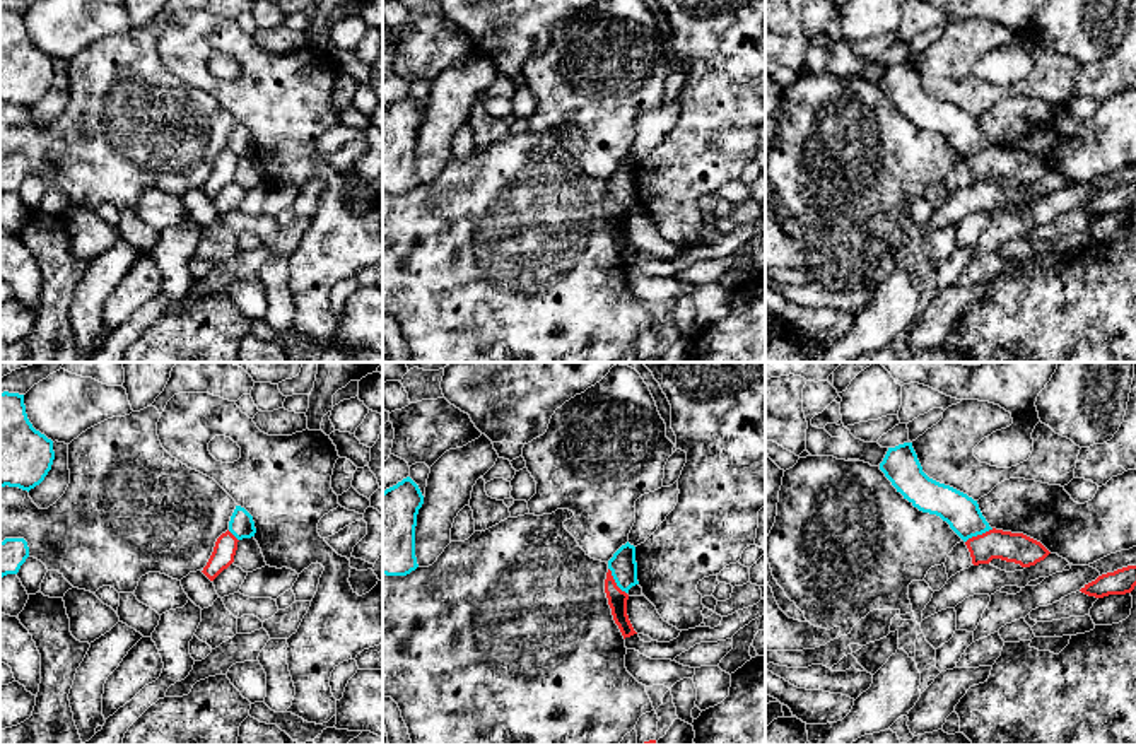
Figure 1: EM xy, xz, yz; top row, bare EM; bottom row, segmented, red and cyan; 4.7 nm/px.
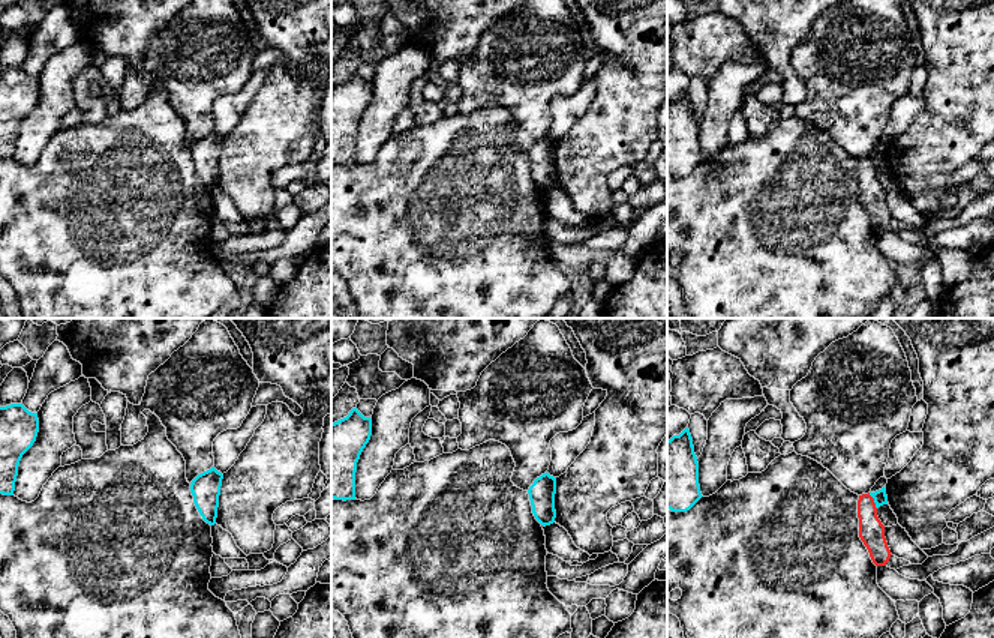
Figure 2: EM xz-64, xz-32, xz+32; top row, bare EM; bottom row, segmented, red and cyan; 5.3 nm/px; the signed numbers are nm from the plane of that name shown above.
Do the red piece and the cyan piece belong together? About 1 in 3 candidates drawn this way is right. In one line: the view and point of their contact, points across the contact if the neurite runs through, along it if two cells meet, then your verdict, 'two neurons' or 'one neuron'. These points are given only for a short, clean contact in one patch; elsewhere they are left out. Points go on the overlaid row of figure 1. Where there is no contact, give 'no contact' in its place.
contact yz (979, 535); border yz (993, 528), (972, 535), (966, 542); two neurons

